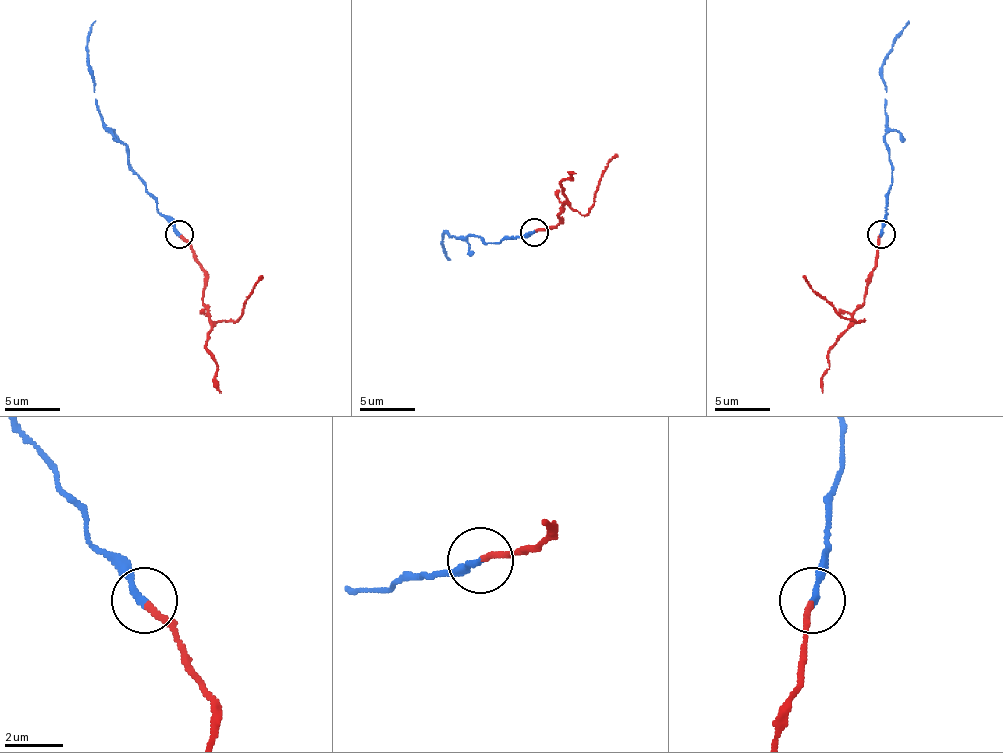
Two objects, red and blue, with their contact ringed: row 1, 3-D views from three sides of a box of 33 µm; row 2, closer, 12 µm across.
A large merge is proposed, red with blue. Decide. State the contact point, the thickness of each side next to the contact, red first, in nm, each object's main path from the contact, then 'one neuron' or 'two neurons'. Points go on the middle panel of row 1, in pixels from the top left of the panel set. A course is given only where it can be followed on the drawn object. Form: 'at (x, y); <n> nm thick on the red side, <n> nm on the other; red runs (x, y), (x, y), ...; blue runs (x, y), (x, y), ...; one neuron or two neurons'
at (534, 232); 220 nm thick on the red side, 220 nm on the other; red runs (535, 231), (549, 228), (560, 220), (557, 214), (565, 203), (582, 214), (593, 203), (593, 195), (615, 153); blue runs (535, 231), (501, 242), (443, 236), (443, 250), (451, 259); one neuron

